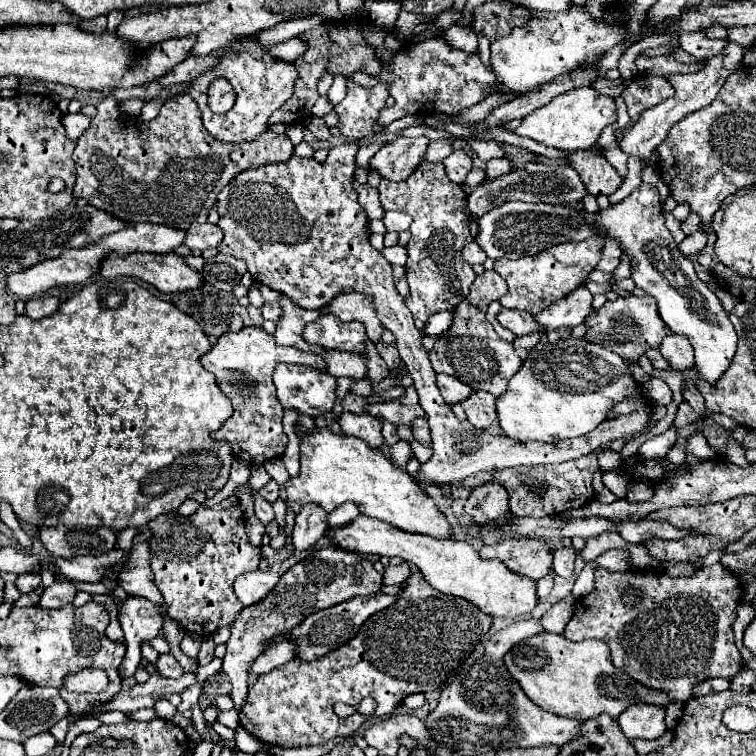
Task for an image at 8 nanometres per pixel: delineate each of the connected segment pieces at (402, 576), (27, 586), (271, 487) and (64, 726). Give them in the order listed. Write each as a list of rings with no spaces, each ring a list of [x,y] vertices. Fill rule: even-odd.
[[[401,562],[399,566],[389,564],[389,566],[385,568],[385,572],[383,572],[383,584],[389,584],[389,586],[393,586],[393,584],[403,584],[403,582],[409,578],[409,574],[411,574],[411,568],[409,568],[407,562]]]
[[[39,574],[21,575],[15,581],[15,584],[21,594],[25,594],[25,592],[29,592],[29,590],[33,590],[33,588],[37,588],[41,584],[41,576]]]
[[[271,480],[269,484],[265,484],[261,490],[257,490],[259,496],[263,496],[267,502],[275,502],[275,498],[279,498],[279,486]]]
[[[65,718],[65,720],[59,720],[59,722],[51,728],[51,734],[57,738],[57,742],[64,742],[69,726],[71,726],[71,720]]]

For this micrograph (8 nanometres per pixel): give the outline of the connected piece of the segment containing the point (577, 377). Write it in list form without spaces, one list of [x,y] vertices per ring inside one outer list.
[[[565,338],[555,344],[541,342],[537,346],[535,358],[525,358],[521,370],[509,380],[507,392],[497,398],[497,416],[503,436],[527,442],[555,442],[575,436],[585,436],[595,430],[605,418],[611,406],[621,402],[625,396],[631,396],[631,388],[637,388],[637,382],[631,380],[623,360],[611,350],[603,350],[597,344],[589,344],[585,338]]]

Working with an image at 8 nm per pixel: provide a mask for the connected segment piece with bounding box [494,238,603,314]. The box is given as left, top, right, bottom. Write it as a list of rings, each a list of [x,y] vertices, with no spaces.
[[[587,238],[583,242],[567,242],[551,246],[537,256],[527,256],[519,260],[507,258],[496,260],[495,272],[501,274],[501,278],[509,286],[509,292],[499,300],[501,306],[513,310],[527,310],[529,314],[539,314],[551,302],[565,298],[567,294],[571,294],[571,290],[575,290],[575,286],[581,286],[587,280],[587,274],[601,260],[601,248],[603,246],[599,238]]]

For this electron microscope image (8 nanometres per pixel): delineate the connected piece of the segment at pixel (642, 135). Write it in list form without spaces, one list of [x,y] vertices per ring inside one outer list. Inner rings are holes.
[[[729,42],[727,48],[725,48],[725,52],[723,52],[721,56],[715,56],[715,58],[707,60],[707,66],[705,66],[703,70],[693,72],[693,74],[673,74],[673,76],[669,76],[671,84],[677,84],[677,94],[675,94],[673,98],[667,98],[667,100],[663,100],[661,104],[649,108],[647,112],[643,112],[641,118],[639,118],[639,122],[637,122],[635,126],[631,126],[631,128],[625,130],[625,136],[621,138],[619,148],[621,148],[625,154],[635,156],[635,158],[641,160],[641,164],[643,164],[641,180],[643,180],[645,184],[649,184],[649,186],[657,186],[657,190],[659,190],[659,194],[661,194],[661,202],[665,202],[665,198],[671,196],[671,192],[669,192],[669,188],[665,186],[665,182],[659,178],[659,172],[657,172],[657,168],[655,168],[653,162],[651,162],[651,156],[653,156],[655,148],[667,138],[667,134],[669,134],[669,130],[671,130],[671,126],[673,126],[675,122],[679,122],[681,118],[685,118],[687,114],[691,114],[691,112],[695,112],[695,110],[699,110],[699,108],[709,106],[709,104],[715,100],[715,96],[719,94],[719,90],[721,90],[725,78],[741,66],[739,62],[741,62],[741,58],[743,58],[743,52],[745,52],[745,50],[743,50],[739,44]]]

